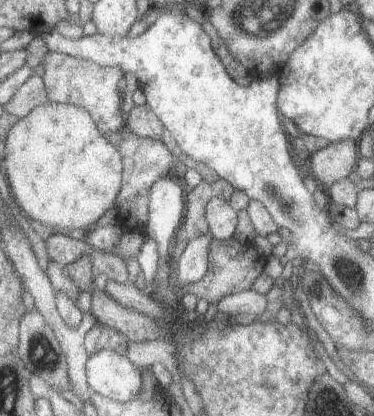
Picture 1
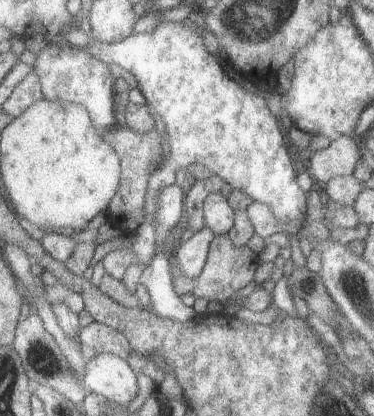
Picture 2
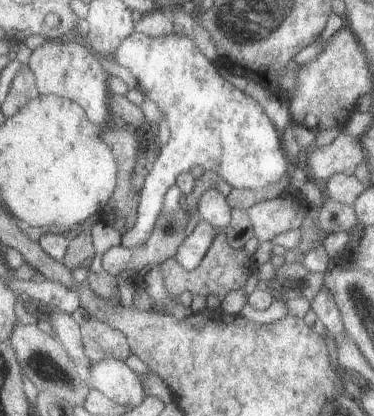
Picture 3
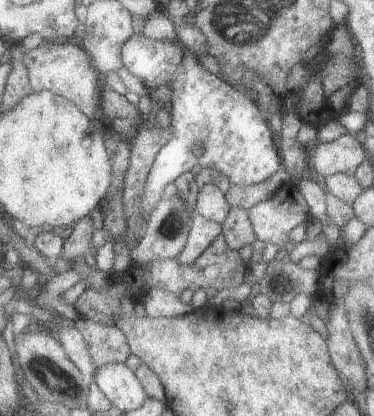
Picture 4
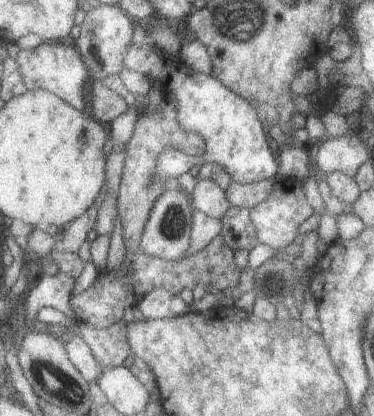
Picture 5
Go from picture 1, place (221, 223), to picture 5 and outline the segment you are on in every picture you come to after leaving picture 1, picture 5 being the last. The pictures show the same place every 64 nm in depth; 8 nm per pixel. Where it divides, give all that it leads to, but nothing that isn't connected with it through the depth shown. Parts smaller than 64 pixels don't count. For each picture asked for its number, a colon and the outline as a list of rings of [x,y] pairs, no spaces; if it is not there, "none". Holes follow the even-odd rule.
2: [[[211,194],[205,200],[205,218],[207,226],[211,226],[217,232],[217,236],[223,236],[235,228],[237,212],[231,206],[229,198],[225,198],[225,194]]]
3: [[[213,188],[213,190],[207,190],[203,196],[201,196],[201,202],[199,202],[199,214],[203,220],[215,224],[217,228],[221,228],[225,232],[225,228],[231,224],[233,220],[233,206],[229,204],[229,198],[227,194],[223,194],[221,190]]]
4: [[[207,184],[205,188],[199,188],[197,200],[193,202],[193,210],[207,216],[209,220],[223,224],[229,218],[233,206],[229,204],[229,198],[225,190],[221,190],[221,186]]]
5: [[[197,180],[191,194],[191,204],[195,210],[203,210],[205,214],[219,220],[233,208],[227,190],[215,180]]]

